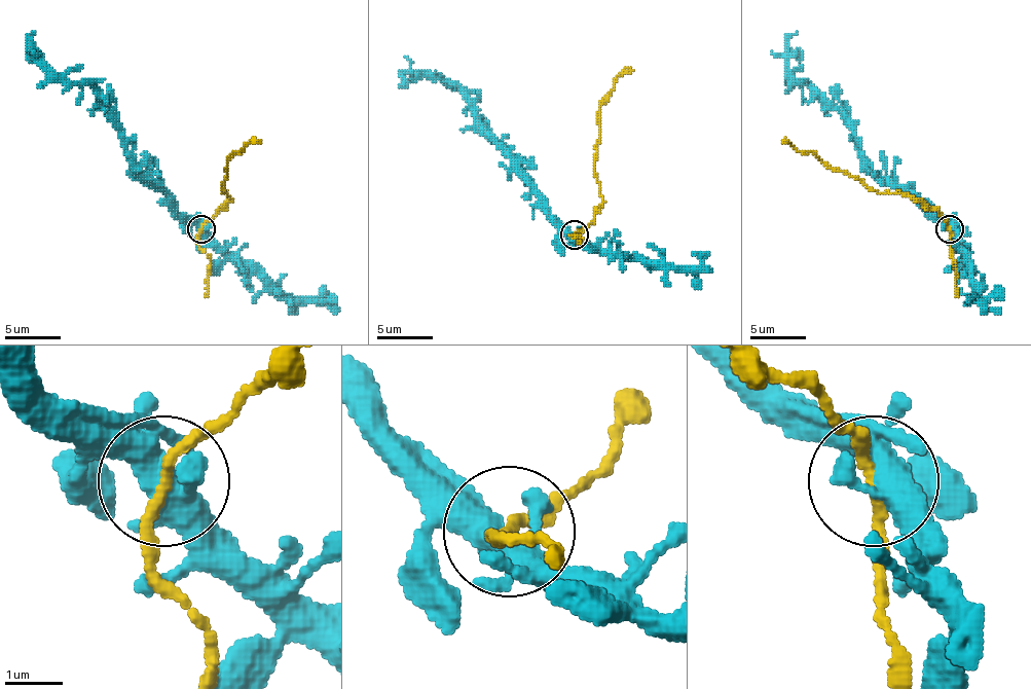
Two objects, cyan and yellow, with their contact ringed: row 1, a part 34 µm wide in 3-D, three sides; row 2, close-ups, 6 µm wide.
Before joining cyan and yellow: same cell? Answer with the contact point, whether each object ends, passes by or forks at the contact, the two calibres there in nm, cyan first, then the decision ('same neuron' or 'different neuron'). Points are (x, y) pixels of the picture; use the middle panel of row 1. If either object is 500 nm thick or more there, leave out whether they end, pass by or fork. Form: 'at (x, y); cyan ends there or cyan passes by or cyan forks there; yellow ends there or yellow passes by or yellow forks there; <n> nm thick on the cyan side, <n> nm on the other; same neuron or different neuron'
at (574, 234); cyan forks there; yellow passes by; 420 nm thick on the cyan side, 170 nm on the other; same neuron

